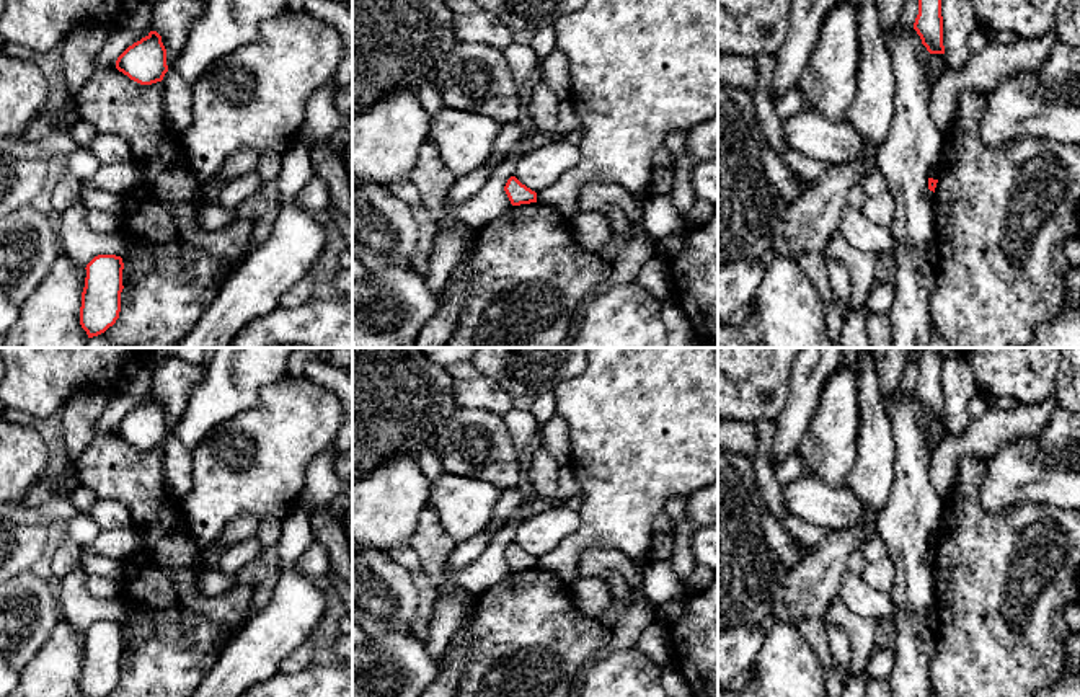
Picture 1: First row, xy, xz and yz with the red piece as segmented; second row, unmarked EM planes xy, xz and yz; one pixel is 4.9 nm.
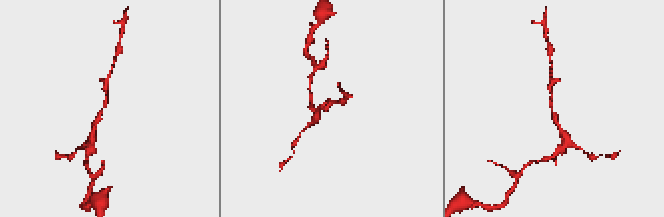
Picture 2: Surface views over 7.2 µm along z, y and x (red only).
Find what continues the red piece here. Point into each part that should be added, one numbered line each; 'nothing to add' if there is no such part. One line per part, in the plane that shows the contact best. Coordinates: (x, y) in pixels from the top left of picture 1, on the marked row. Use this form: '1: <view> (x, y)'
nothing to add

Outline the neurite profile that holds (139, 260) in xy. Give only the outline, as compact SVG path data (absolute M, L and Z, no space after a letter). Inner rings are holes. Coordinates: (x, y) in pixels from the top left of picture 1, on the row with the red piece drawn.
M132 240L127 243L122 263L122 286L132 287L155 269L153 248L147 242Z

